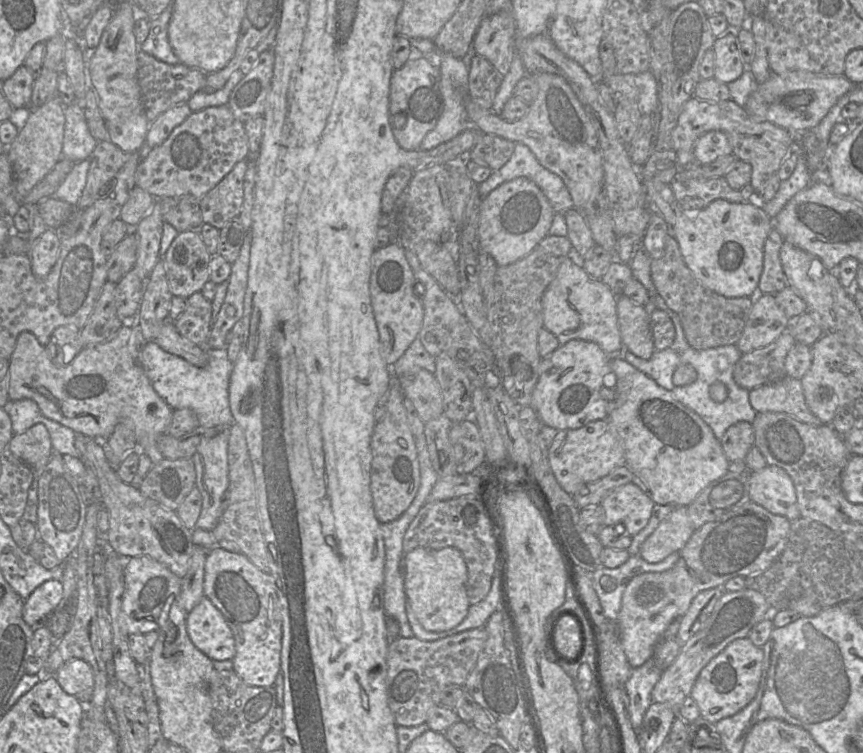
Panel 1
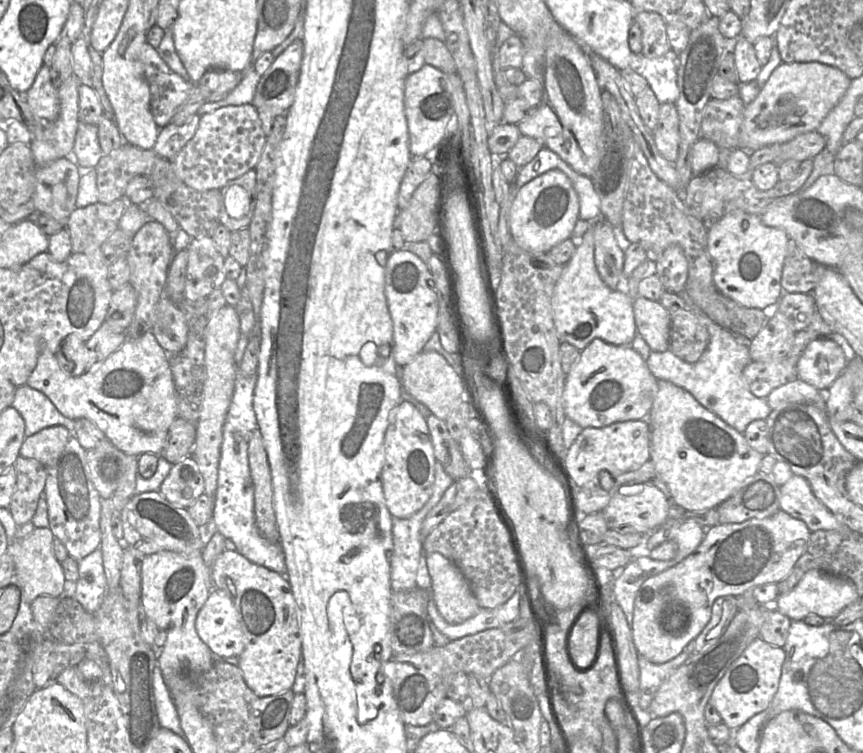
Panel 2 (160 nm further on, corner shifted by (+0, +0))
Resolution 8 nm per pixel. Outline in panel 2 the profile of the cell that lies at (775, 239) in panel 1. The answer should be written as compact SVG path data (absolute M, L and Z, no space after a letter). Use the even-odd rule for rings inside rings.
M788 240L781 287L784 293L811 293L828 267L807 257L793 240Z

